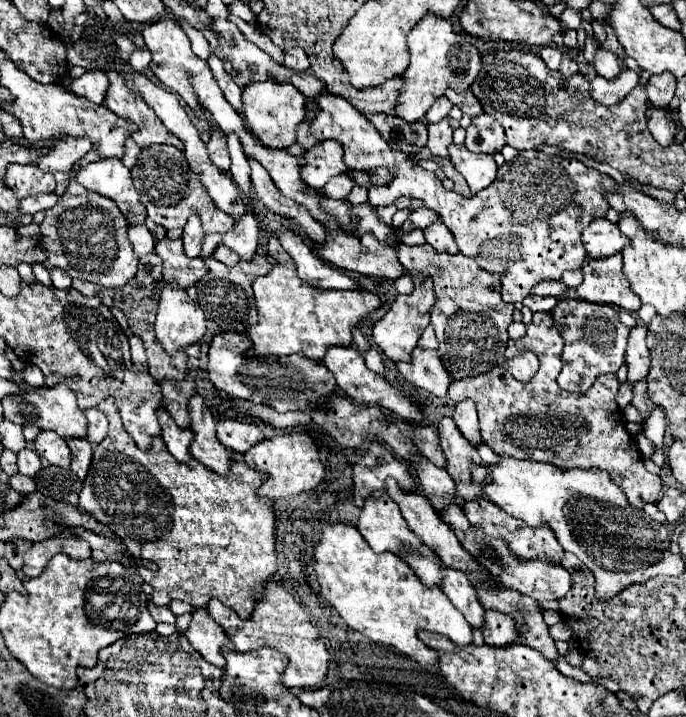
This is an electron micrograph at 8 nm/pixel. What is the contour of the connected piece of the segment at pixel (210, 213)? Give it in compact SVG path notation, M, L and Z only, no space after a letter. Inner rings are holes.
M150 145L144 147L136 159L136 165L130 169L134 185L140 193L140 201L148 209L148 217L162 227L184 227L190 211L202 219L202 227L206 233L226 233L232 229L234 219L228 213L216 209L204 185L200 185L200 177L188 169L188 161L184 153L172 145Z

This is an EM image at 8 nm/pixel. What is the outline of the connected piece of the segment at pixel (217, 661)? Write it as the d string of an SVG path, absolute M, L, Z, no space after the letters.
M196 609L190 627L184 631L184 635L188 637L190 645L212 665L216 667L224 667L224 657L220 653L222 647L234 649L232 643L228 641L228 637L224 635L224 631L220 629L220 625L216 625L206 609Z

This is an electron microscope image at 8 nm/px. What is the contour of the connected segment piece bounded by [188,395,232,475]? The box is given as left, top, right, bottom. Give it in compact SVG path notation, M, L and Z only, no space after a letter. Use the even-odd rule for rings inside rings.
M200 395L190 397L188 413L190 413L190 429L194 433L194 439L190 443L192 457L220 475L228 473L232 451L216 439L216 429L214 429L216 419L212 417L212 411L206 407Z

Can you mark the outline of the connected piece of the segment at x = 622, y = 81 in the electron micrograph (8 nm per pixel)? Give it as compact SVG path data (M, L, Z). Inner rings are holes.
M622 71L614 81L604 79L604 105L620 103L638 83L640 75L636 71Z

